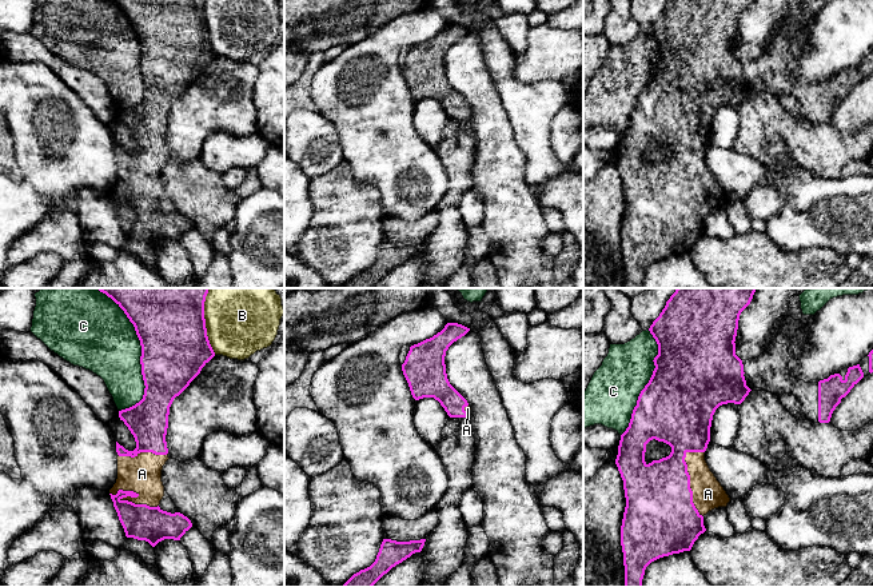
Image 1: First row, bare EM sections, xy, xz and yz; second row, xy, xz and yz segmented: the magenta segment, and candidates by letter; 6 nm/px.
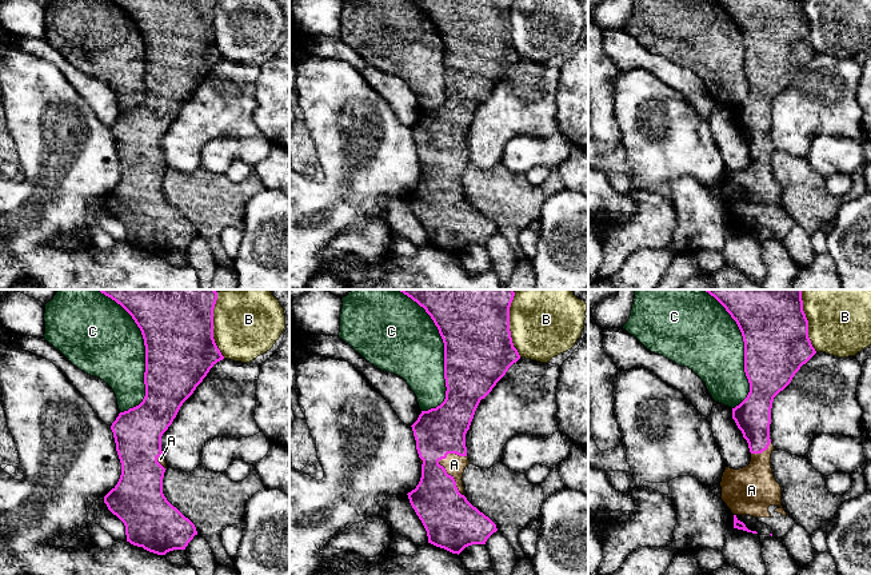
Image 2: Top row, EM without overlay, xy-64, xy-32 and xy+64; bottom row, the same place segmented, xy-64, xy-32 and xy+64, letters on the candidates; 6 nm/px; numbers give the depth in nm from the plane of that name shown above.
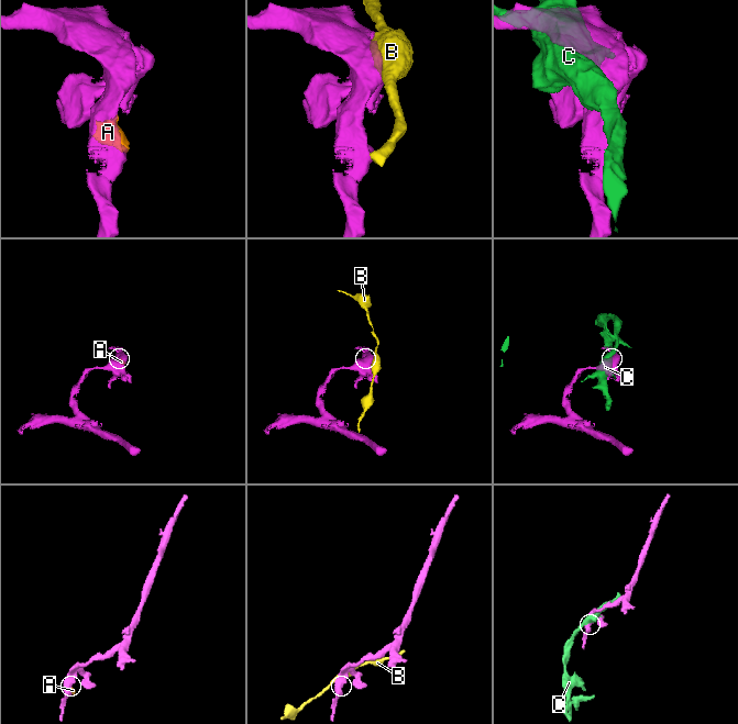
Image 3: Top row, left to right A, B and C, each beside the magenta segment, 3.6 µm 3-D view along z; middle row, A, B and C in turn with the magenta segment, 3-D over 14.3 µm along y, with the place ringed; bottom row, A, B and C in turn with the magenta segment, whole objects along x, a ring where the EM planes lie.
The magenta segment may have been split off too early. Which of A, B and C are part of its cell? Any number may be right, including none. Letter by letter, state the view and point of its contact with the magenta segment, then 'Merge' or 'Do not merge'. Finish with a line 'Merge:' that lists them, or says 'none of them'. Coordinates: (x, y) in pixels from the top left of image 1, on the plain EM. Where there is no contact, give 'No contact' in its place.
A: Touches magenta at xy (130, 196). Merge
B: Touches magenta at xy (204, 28). Do not merge
C: Touches magenta at xy (140, 60). Do not merge
Merge: A

